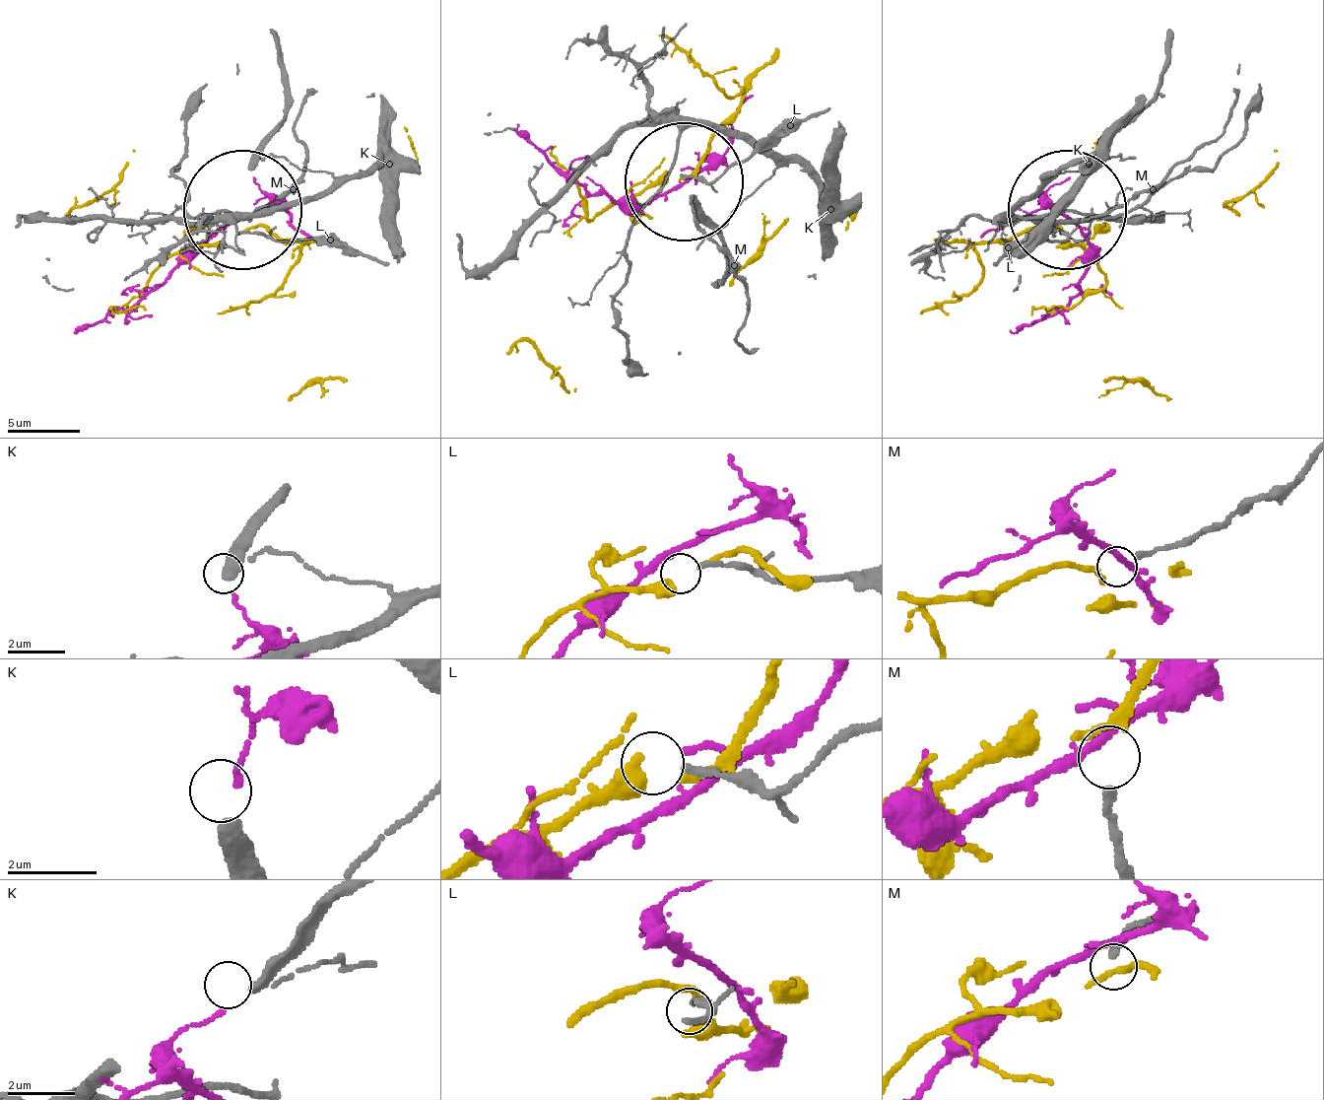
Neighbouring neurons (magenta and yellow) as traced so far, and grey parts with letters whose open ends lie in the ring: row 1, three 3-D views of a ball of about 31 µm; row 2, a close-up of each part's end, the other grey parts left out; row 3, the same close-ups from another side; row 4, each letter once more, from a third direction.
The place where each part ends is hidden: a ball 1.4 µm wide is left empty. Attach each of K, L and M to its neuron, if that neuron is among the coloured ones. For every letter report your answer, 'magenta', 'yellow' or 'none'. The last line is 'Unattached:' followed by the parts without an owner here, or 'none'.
K: none
L: none
M: yellow
Unattached: K, L

